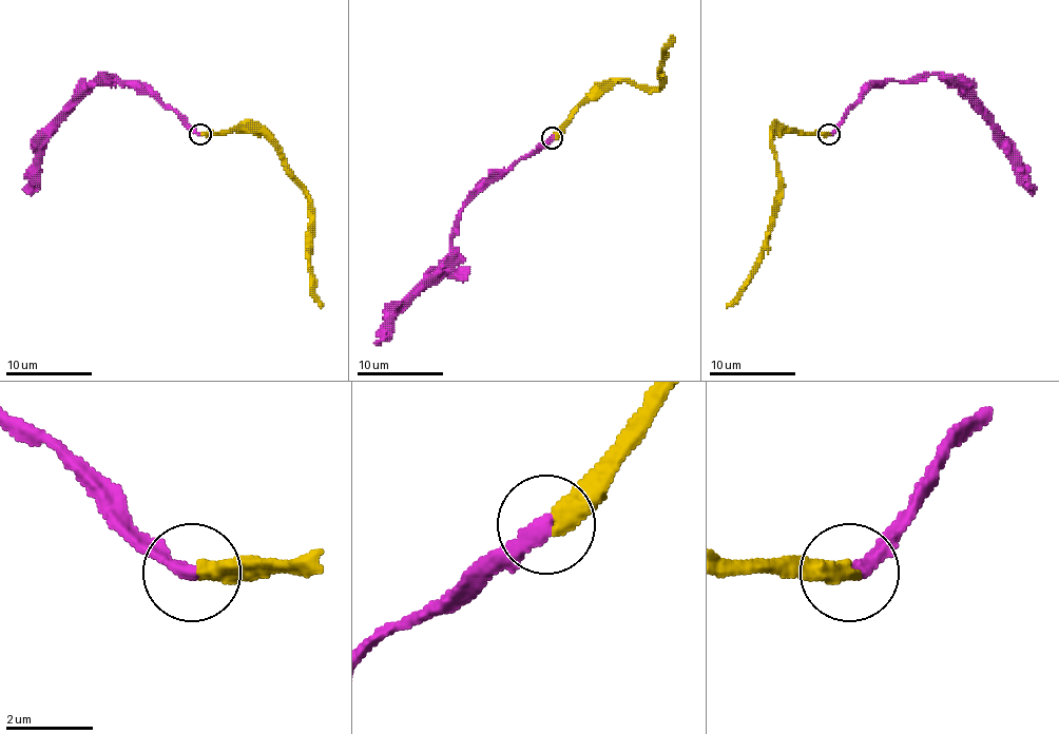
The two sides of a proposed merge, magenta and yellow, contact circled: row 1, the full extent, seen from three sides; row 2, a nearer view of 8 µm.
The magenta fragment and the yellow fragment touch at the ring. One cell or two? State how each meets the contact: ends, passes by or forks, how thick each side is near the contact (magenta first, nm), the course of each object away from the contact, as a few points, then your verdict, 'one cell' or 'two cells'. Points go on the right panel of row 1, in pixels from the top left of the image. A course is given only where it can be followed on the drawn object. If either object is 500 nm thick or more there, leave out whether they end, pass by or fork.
magenta ends; yellow ends; calibres 360 and 480 nm; course magenta (828, 135), (875, 84), (924, 80), (930, 74), (943, 74), (997, 135), (1019, 178), (1034, 193); course yellow (828, 135), (781, 131), (772, 139), (778, 191), (774, 201), (774, 224), (762, 263), (727, 308); one cell

